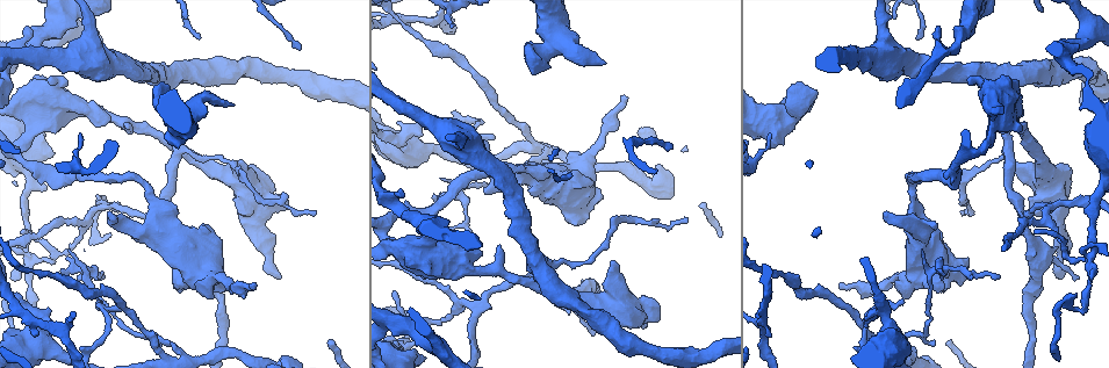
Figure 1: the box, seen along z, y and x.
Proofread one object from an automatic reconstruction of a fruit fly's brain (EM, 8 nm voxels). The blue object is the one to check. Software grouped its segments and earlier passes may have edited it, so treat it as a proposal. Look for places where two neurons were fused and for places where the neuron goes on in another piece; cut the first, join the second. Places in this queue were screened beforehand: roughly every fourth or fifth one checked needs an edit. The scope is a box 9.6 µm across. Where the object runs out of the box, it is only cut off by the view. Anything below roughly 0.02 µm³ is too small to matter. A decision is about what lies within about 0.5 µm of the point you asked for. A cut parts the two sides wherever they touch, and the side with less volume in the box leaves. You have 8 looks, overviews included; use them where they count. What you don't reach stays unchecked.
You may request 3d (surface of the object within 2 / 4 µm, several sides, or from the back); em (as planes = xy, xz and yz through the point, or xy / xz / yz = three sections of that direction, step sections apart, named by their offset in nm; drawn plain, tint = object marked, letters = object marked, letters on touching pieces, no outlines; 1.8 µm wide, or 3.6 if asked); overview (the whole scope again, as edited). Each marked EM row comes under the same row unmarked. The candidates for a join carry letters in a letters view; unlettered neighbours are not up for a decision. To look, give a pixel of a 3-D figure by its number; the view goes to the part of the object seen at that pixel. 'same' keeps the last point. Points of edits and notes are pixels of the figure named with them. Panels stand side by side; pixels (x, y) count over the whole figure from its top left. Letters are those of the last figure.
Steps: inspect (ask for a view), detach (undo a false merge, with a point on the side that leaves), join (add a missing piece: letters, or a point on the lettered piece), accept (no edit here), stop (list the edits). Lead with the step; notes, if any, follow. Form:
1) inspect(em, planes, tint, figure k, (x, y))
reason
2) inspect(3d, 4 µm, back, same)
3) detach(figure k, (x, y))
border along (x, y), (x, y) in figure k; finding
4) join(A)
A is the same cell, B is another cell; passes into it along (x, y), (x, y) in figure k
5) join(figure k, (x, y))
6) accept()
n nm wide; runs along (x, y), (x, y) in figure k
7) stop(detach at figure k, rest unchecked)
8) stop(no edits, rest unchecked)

inspect(em, xy, step 8, tint, figure 1, (1078, 278))
an open end

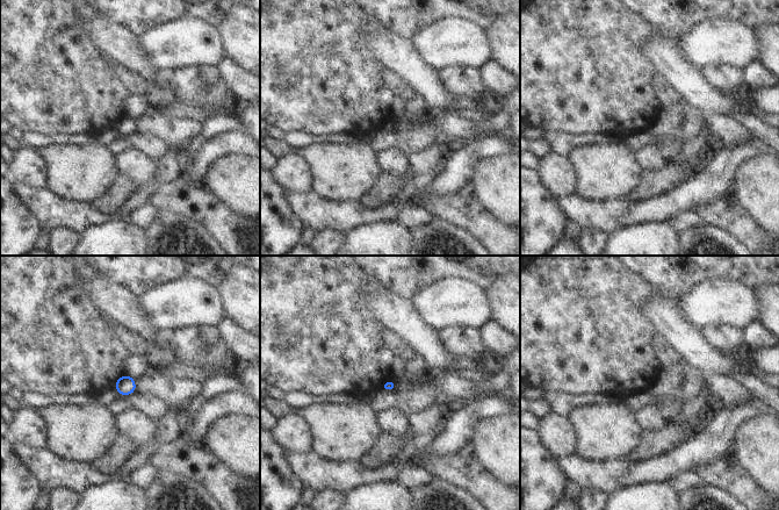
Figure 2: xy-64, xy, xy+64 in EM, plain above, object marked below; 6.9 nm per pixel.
inspect(em, planes, letters, same)

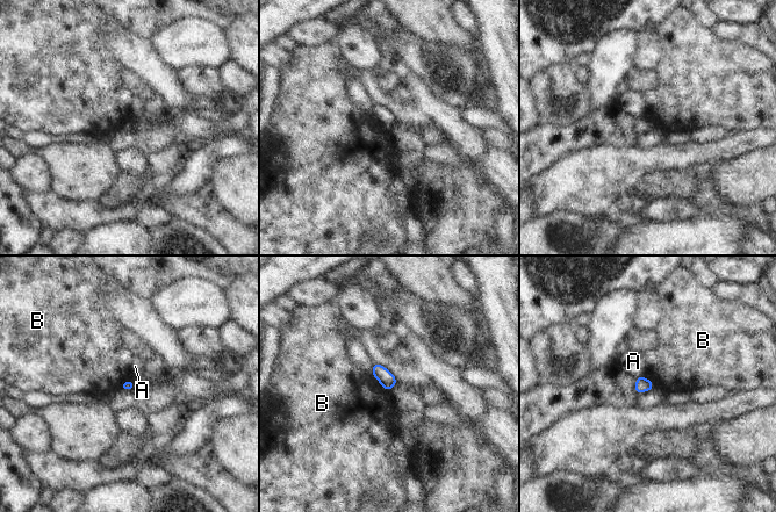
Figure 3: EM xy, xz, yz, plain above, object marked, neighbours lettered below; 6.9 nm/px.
accept()
A and B are other cells; border along (373, 375), (388, 391) in figure 3; no lettered piece goes on from it

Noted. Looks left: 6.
inspect(3d, 4 µm, figure 1, (1088, 259))
looks like a crossing

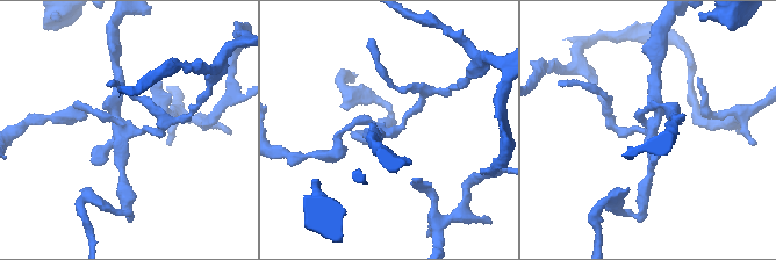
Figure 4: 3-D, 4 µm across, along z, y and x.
inspect(em, yz, step 4, letters, figure 4, (651, 135))

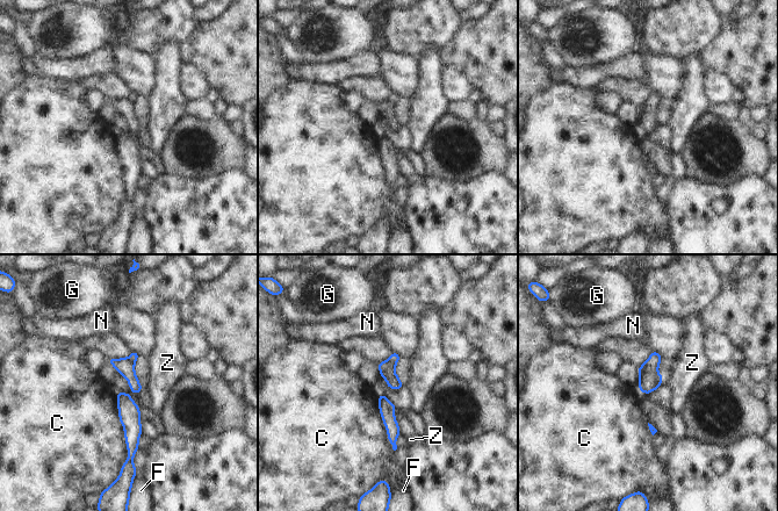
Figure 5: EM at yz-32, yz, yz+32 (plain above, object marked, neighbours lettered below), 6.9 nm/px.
detach(figure 5, (387, 371))
C, F, G, N and Z are other cells; a second neuron is stuck on

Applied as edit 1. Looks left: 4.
inspect(overview)
redraw

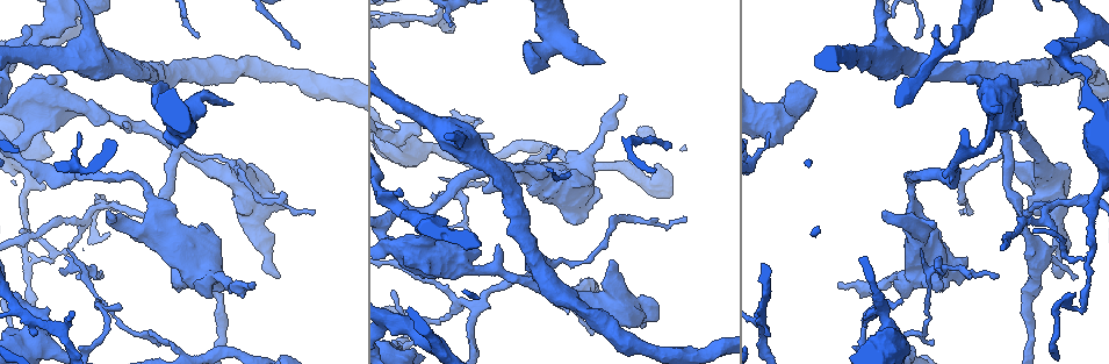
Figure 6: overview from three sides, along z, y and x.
inspect(3d, 4 µm, back, figure 6, (24, 25))
an open end

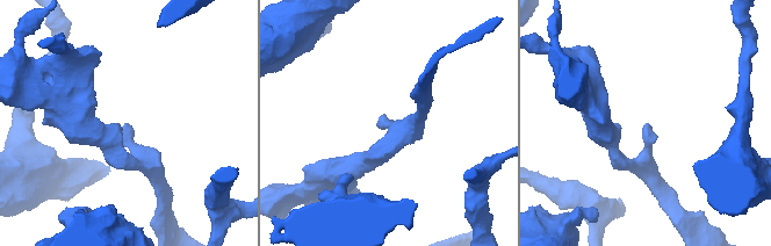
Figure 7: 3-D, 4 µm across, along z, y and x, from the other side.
inspect(em, planes, tint, figure 7, (383, 125))
now the EM

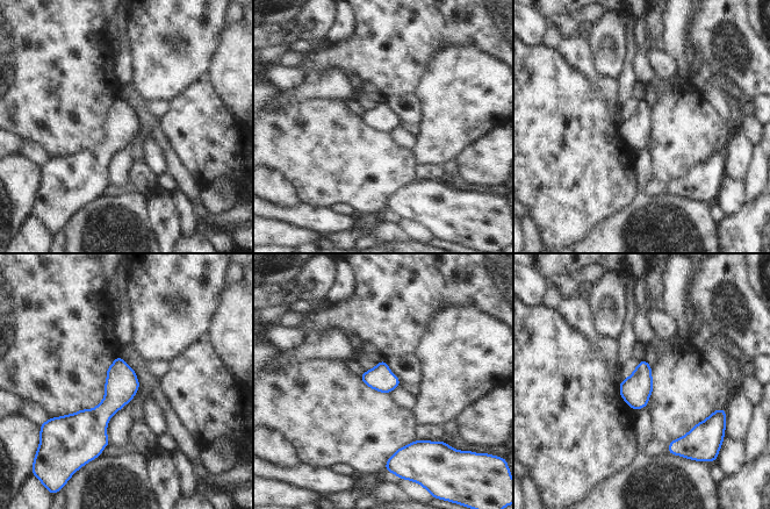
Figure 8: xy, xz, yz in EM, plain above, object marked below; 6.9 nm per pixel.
inspect(em, planes, letters, same)

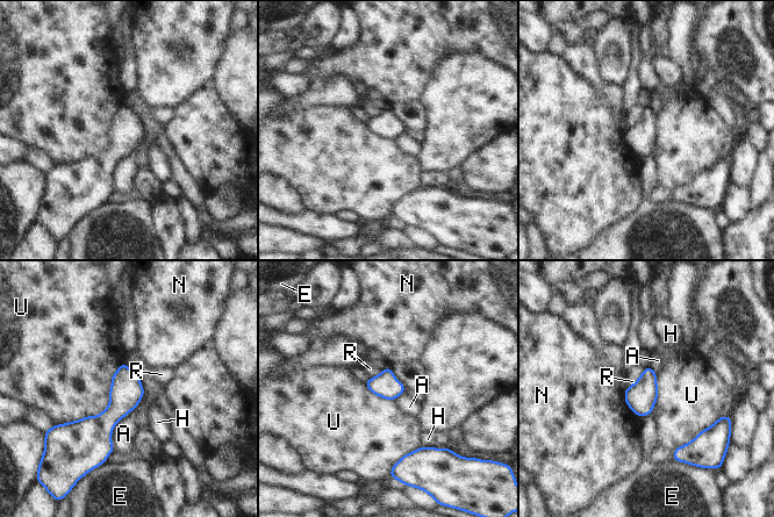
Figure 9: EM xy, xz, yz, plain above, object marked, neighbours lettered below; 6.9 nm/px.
accept()
U touches over 650 nm; A, E, H, N, R and U are other cells; border along (122, 363), (98, 415), (55, 425) in figure 9; no lettered piece goes on from it

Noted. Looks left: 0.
stop(detach at figure 5, rest unchecked)

